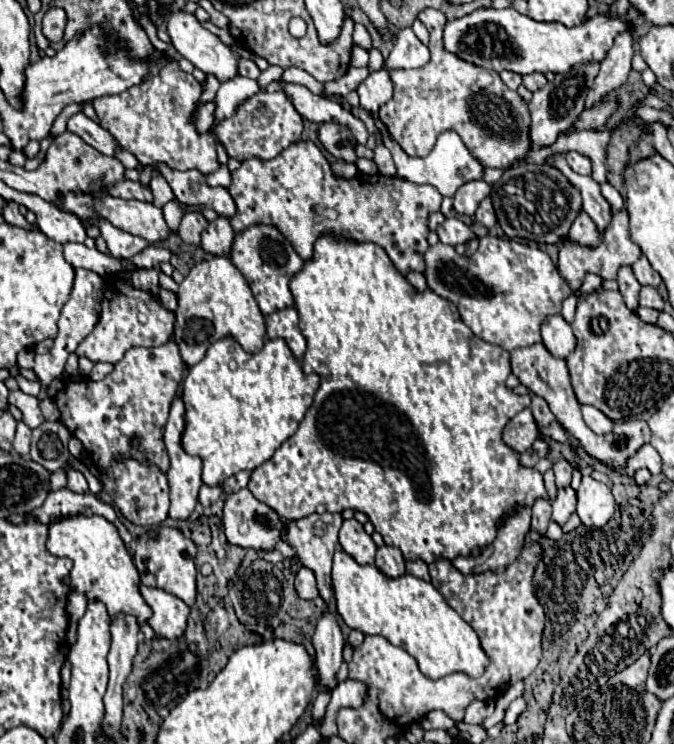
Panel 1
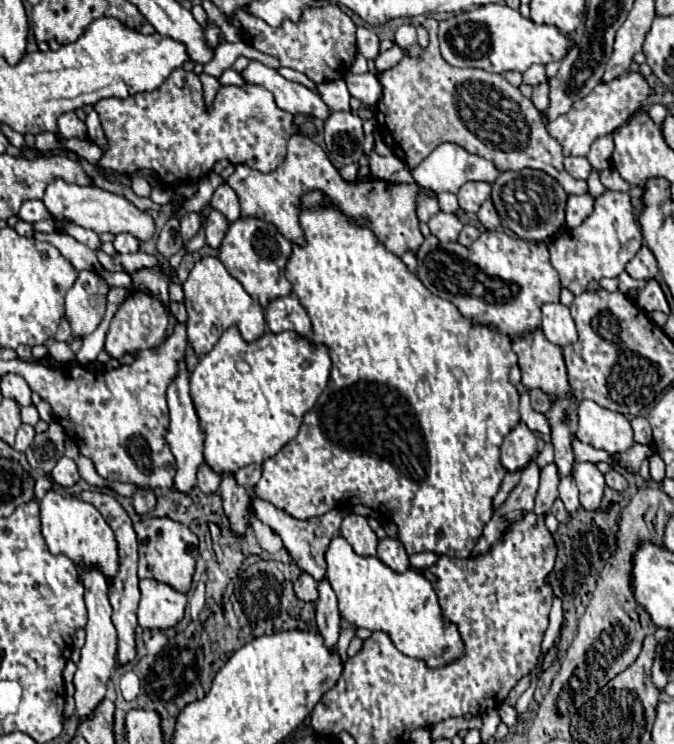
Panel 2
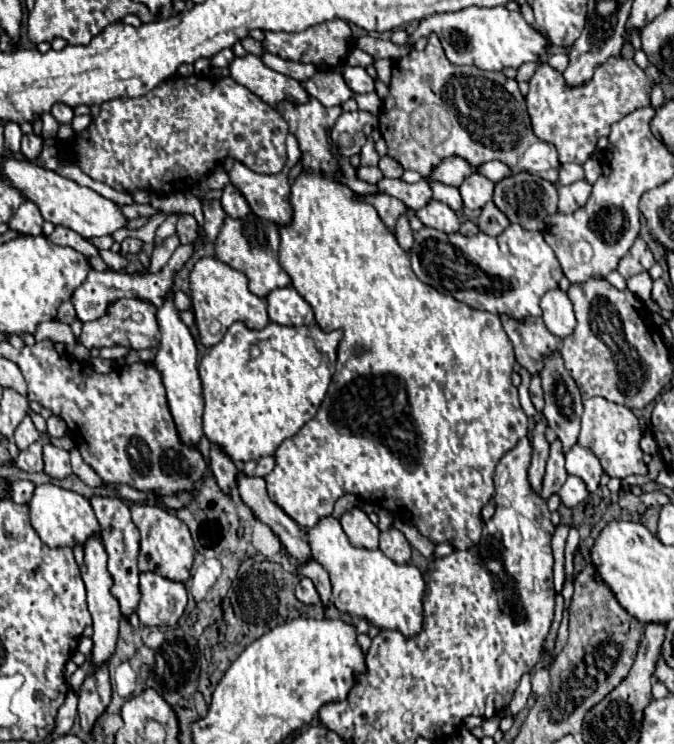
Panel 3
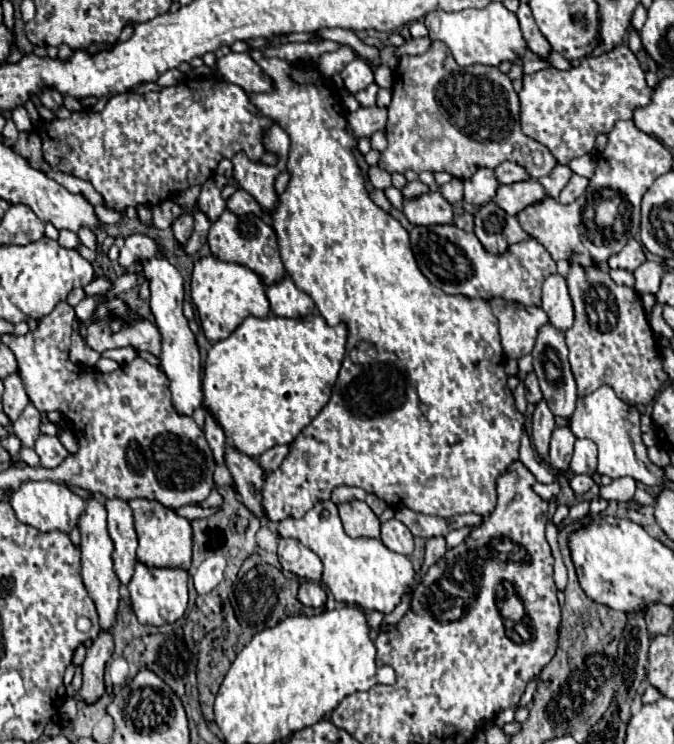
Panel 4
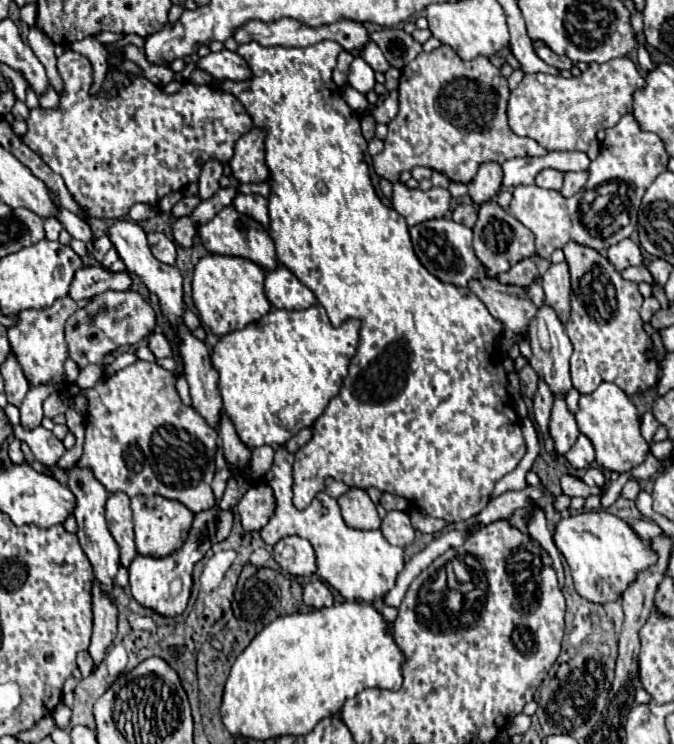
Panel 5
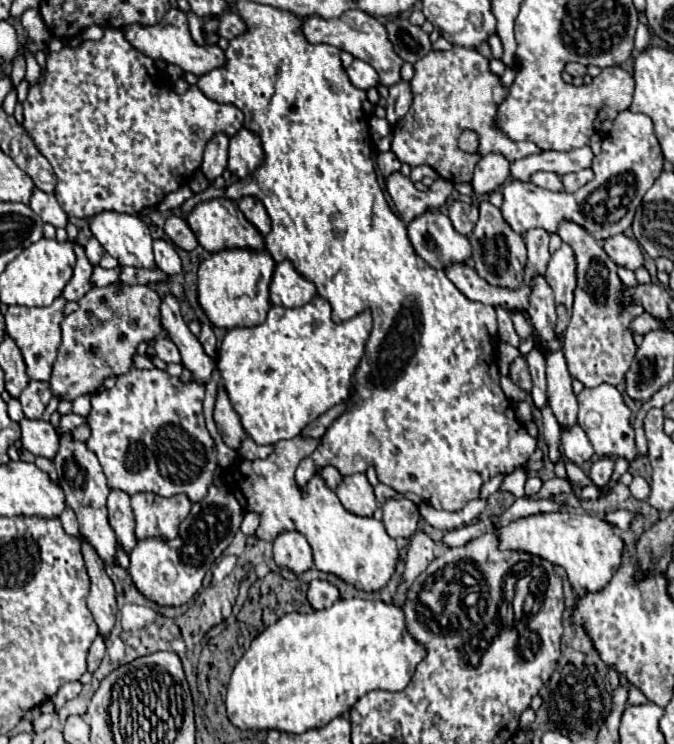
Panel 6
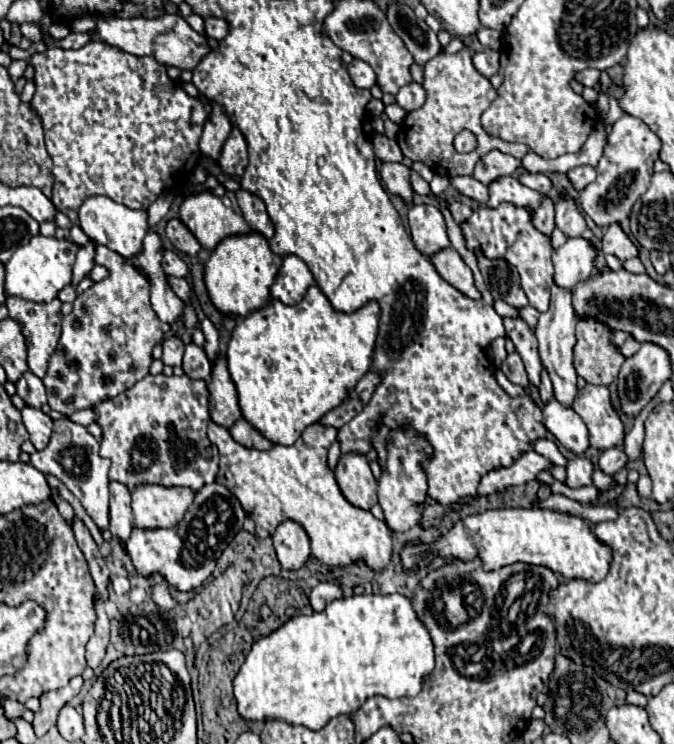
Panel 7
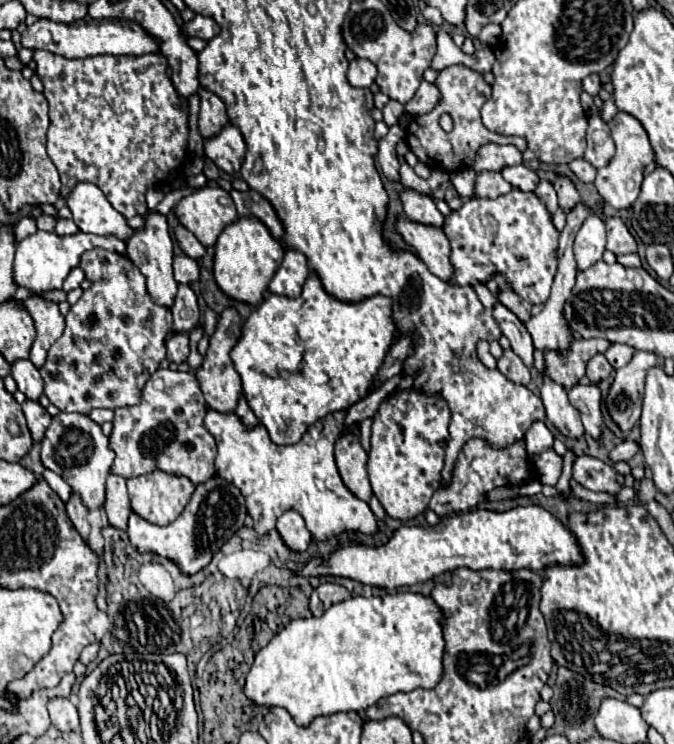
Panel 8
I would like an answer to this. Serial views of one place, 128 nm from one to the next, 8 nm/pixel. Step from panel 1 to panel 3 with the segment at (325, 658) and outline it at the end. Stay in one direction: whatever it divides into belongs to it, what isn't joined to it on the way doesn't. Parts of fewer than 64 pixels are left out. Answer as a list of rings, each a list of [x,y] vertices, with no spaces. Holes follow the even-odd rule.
[[[312,560],[308,564],[300,564],[298,568],[300,568],[300,574],[302,576],[308,576],[314,582],[314,586],[316,586],[316,590],[320,594],[322,606],[328,608],[332,604],[332,586],[330,586],[330,580],[328,580],[326,570],[316,560]]]

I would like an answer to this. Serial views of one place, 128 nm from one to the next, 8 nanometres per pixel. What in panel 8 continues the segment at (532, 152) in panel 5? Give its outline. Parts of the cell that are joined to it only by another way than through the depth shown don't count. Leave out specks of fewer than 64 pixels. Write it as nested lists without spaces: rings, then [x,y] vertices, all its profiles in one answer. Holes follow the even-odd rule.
[[[454,64],[454,66],[448,66],[438,72],[434,86],[438,86],[438,90],[442,94],[442,102],[438,102],[438,106],[434,110],[430,110],[428,114],[410,118],[410,122],[404,130],[406,132],[404,142],[408,144],[408,148],[416,154],[416,158],[420,162],[430,166],[432,170],[442,170],[442,172],[450,174],[450,172],[458,172],[462,168],[472,168],[478,148],[484,144],[490,144],[490,142],[492,144],[512,144],[520,152],[526,150],[526,142],[522,138],[518,138],[518,136],[506,138],[506,136],[494,134],[484,128],[484,124],[480,120],[480,108],[490,98],[492,90],[480,72],[474,72],[474,70],[466,68],[464,64]],[[442,114],[450,114],[450,118],[454,122],[454,128],[450,132],[444,132],[440,128]]]

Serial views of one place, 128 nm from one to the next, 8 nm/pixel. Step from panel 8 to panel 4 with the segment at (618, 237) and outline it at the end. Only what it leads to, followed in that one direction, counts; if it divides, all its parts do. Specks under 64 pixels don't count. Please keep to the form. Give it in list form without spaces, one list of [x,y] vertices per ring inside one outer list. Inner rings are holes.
[[[634,238],[628,240],[628,244],[622,248],[622,252],[614,254],[614,256],[608,260],[610,268],[622,268],[622,270],[628,270],[628,272],[634,272],[642,262],[646,262],[644,248],[642,248],[642,244],[638,244]]]

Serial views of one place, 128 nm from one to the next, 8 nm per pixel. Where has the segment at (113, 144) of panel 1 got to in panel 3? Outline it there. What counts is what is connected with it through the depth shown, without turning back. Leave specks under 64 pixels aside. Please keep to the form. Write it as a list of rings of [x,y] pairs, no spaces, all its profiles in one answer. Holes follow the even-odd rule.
[[[54,104],[52,106],[52,116],[60,122],[60,124],[72,124],[74,118],[74,110],[66,104]]]

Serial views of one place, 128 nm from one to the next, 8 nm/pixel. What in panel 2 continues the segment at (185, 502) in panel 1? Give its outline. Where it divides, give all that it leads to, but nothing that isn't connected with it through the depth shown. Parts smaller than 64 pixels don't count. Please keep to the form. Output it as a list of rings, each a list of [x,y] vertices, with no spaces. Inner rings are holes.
[[[184,362],[180,364],[180,372],[178,372],[176,380],[168,388],[168,408],[170,408],[170,426],[168,426],[168,432],[166,432],[166,440],[170,444],[170,450],[172,450],[174,458],[176,458],[176,476],[174,476],[172,490],[178,490],[182,494],[190,494],[190,490],[196,488],[196,472],[198,472],[198,466],[204,460],[204,454],[202,454],[204,432],[200,428],[198,414],[196,414],[192,398],[190,398],[188,372],[186,372]]]

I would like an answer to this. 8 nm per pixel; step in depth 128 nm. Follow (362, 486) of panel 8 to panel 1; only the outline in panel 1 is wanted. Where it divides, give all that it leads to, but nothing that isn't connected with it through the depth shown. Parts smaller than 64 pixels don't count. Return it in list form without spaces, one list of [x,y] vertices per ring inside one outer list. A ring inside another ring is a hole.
[[[354,518],[344,520],[340,528],[338,542],[346,554],[350,554],[358,564],[374,564],[376,544],[374,540],[364,532],[362,524],[358,524]]]

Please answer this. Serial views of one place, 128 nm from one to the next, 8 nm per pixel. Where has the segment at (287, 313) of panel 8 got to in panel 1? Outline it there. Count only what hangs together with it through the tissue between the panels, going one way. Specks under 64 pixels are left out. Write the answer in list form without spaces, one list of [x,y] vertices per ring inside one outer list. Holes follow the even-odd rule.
[[[232,338],[214,342],[204,360],[194,364],[182,382],[186,406],[182,448],[202,458],[202,482],[220,484],[240,470],[254,470],[270,460],[274,450],[296,432],[318,386],[320,376],[306,376],[280,338],[266,340],[258,354],[244,352]]]

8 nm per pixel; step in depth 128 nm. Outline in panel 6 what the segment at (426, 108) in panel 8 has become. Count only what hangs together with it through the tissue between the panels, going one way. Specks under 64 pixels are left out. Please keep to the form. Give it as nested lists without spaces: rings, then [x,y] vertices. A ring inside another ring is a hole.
[[[396,82],[388,90],[390,90],[390,96],[386,100],[386,120],[394,124],[408,112],[412,104],[412,92],[408,82]]]

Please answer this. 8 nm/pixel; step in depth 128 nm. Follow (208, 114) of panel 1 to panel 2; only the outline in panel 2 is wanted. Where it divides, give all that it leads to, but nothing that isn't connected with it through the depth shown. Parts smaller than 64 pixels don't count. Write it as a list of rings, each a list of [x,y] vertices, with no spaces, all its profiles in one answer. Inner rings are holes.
[[[200,74],[200,82],[202,82],[202,88],[204,88],[204,102],[206,102],[206,108],[212,106],[214,102],[214,96],[220,88],[220,82],[214,78],[214,76],[208,76],[208,74]]]

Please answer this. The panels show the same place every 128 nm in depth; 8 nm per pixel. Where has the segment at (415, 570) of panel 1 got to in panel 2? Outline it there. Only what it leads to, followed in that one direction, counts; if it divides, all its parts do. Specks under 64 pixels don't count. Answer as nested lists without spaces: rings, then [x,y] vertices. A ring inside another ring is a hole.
[[[420,552],[420,554],[412,554],[410,556],[410,564],[416,570],[426,570],[428,566],[432,566],[438,560],[438,556],[434,552]]]

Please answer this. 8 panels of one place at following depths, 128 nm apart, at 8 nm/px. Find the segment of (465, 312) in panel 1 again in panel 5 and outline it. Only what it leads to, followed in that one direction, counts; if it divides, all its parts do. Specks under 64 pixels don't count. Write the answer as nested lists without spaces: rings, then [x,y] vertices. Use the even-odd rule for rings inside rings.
[[[436,218],[436,220],[416,224],[410,228],[410,238],[422,266],[430,274],[434,274],[440,282],[446,282],[452,286],[468,286],[470,280],[484,280],[488,276],[486,268],[482,266],[482,262],[478,262],[474,254],[472,230],[462,224],[456,224],[450,218]],[[538,254],[530,256],[530,258],[524,258],[522,262],[514,264],[510,270],[502,272],[496,276],[496,280],[500,284],[512,284],[512,286],[530,286],[534,284],[538,278],[544,276],[544,272],[550,268],[550,260],[544,260],[544,258],[538,258]]]

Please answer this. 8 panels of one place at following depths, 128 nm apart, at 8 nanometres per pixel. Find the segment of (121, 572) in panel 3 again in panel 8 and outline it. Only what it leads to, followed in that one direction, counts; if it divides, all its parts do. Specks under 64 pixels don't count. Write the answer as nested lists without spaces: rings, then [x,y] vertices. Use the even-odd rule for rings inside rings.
[[[110,474],[108,482],[106,482],[106,514],[108,514],[108,522],[114,528],[126,530],[128,526],[128,516],[132,514],[130,510],[130,498],[128,498],[128,490],[126,490],[126,478]]]

